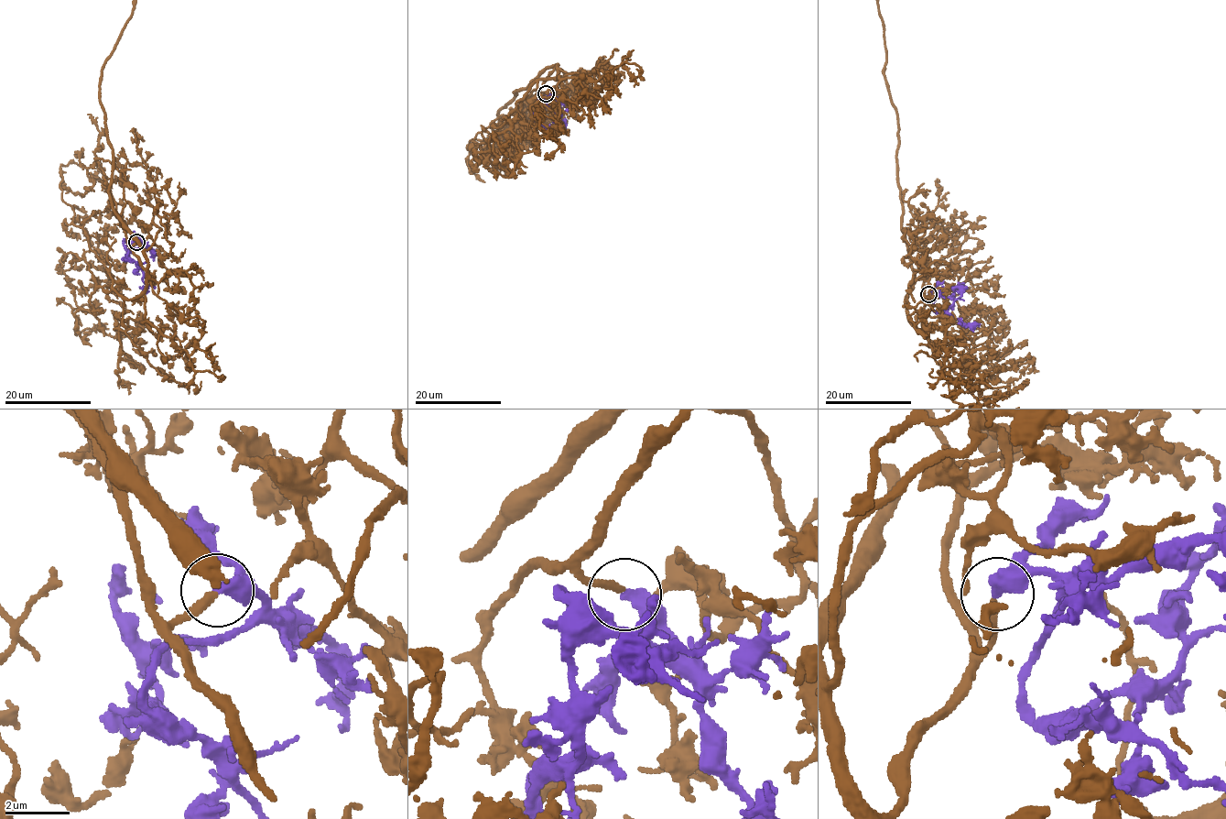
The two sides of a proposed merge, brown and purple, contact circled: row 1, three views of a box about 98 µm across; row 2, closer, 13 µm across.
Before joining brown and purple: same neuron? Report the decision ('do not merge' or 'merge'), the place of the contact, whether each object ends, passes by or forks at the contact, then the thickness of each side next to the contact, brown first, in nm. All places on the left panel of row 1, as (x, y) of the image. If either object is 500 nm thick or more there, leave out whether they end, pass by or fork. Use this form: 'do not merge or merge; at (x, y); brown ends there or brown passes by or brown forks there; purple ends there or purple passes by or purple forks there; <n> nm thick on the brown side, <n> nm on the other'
merge; at (136, 242); brown ends there; purple ends there; 240 nm thick on the brown side, 480 nm on the other

